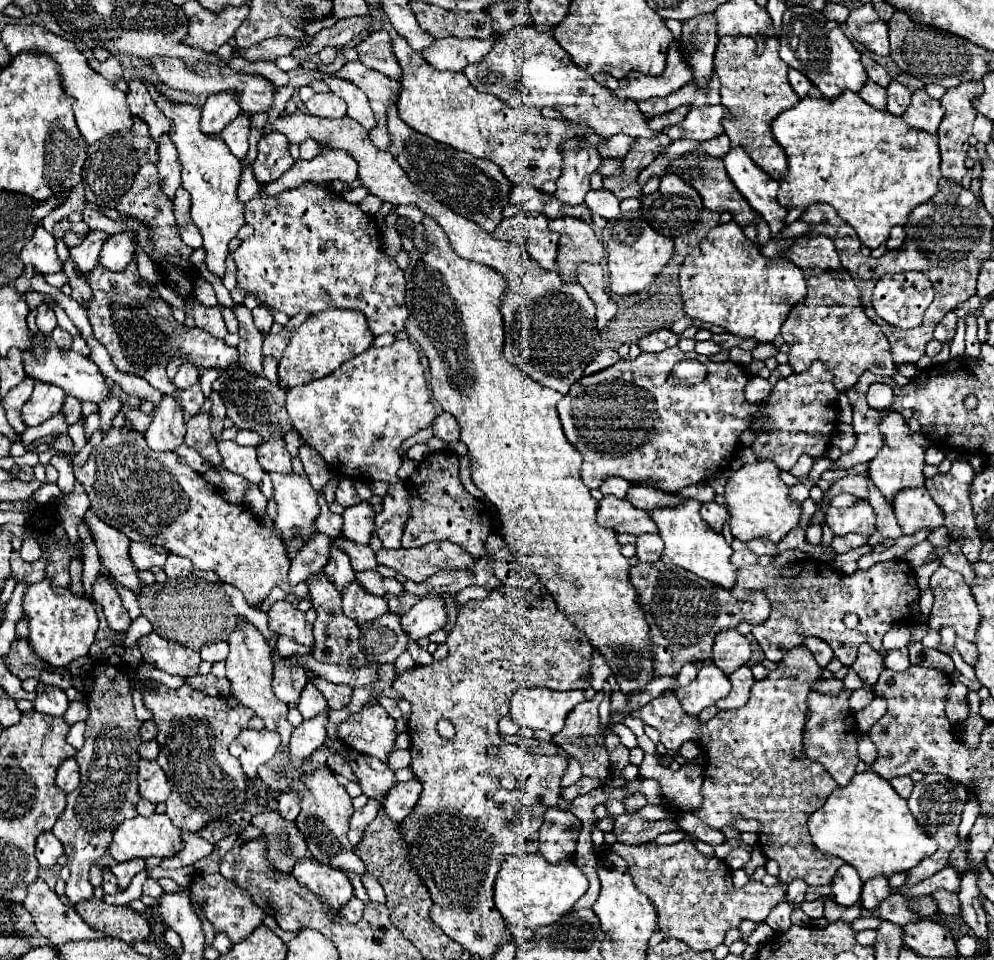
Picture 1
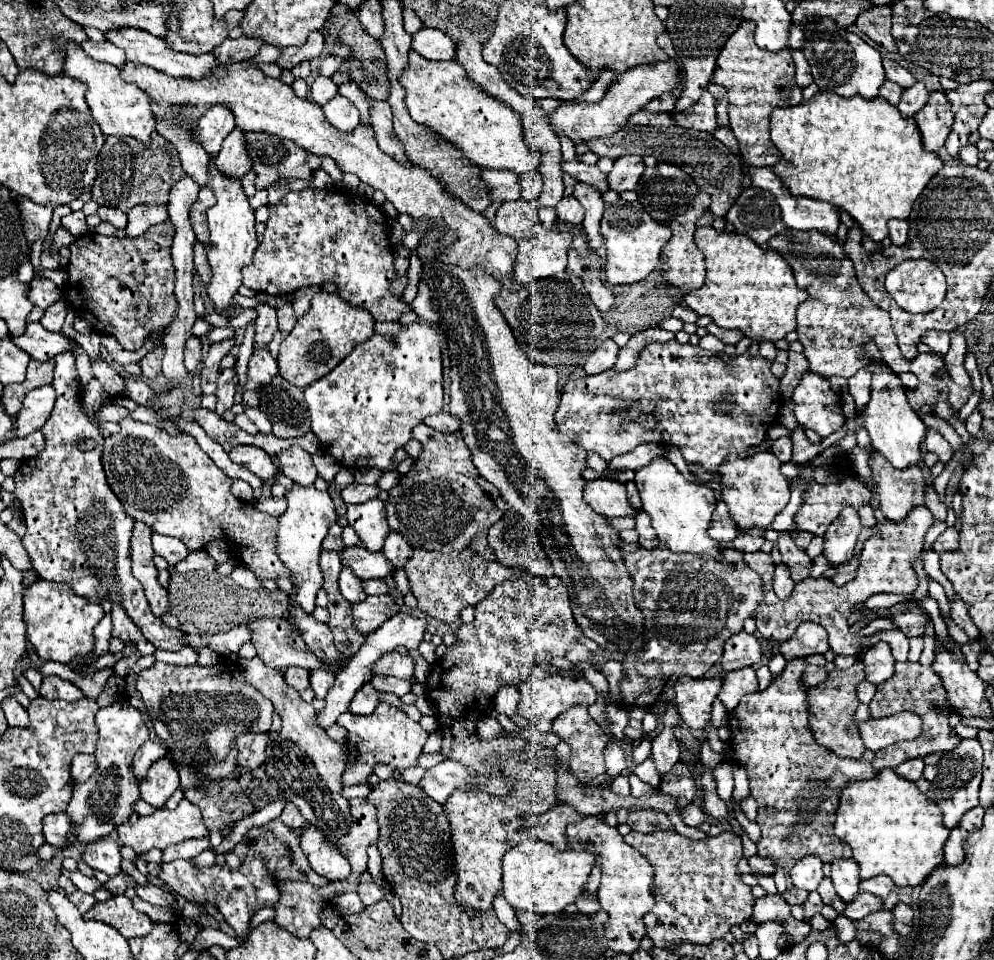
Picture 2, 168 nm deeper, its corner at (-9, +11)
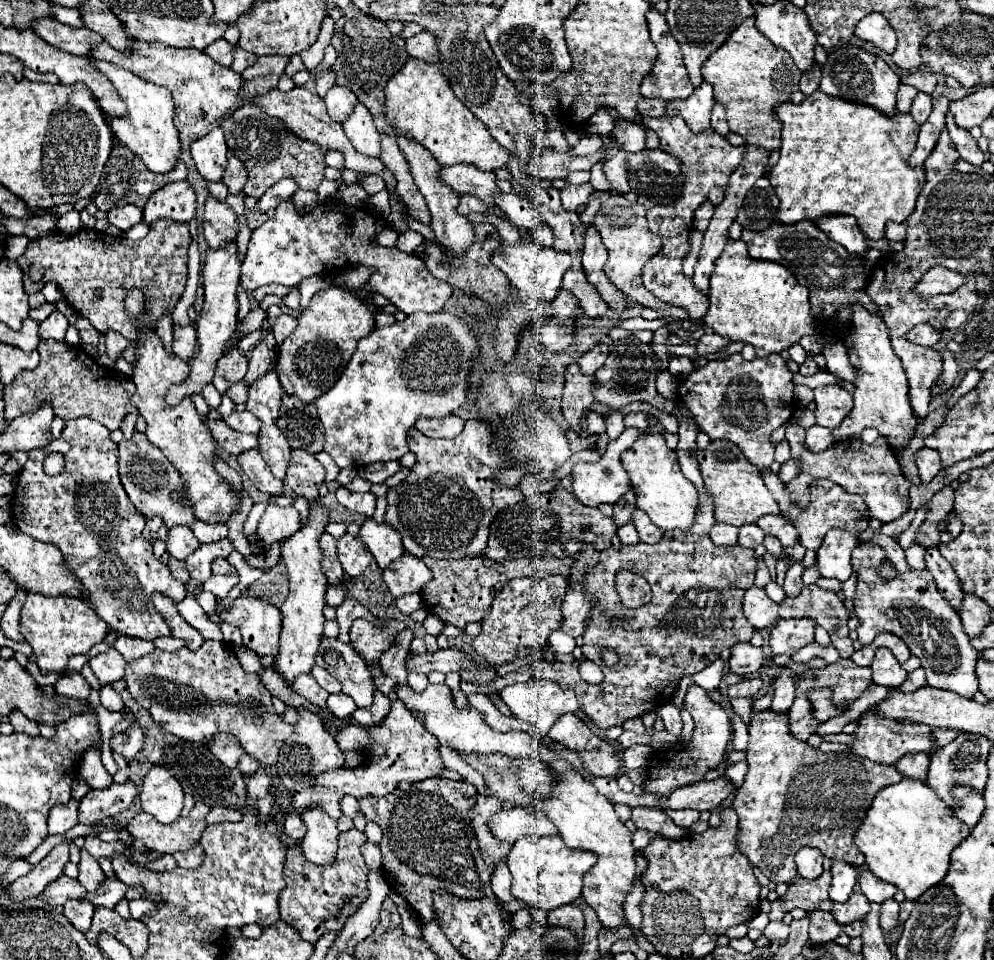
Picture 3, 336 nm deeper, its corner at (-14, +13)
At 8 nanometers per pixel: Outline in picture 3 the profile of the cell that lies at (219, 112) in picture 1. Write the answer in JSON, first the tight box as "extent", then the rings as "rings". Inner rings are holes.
{"extent":[190,127,228,181],"rings":[[[214,127],[208,135],[196,139],[196,141],[190,145],[190,151],[192,151],[192,159],[194,159],[194,163],[196,163],[198,173],[200,173],[206,181],[222,179],[224,165],[226,165],[228,145],[226,145],[224,131],[222,131],[220,127]]]}

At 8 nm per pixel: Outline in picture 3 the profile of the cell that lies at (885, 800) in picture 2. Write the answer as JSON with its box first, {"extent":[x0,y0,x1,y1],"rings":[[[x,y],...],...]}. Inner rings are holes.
{"extent":[854,777,970,899],"rings":[[[902,777],[900,783],[876,793],[854,833],[854,843],[864,853],[870,873],[902,889],[906,899],[918,899],[926,889],[944,879],[952,849],[968,835],[970,829],[952,815],[952,809],[930,785]]]}

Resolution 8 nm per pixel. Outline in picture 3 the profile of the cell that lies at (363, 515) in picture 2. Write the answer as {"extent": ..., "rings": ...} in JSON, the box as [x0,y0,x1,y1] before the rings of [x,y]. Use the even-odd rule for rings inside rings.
{"extent":[360,517,404,569],"rings":[[[366,517],[360,527],[360,539],[374,555],[380,569],[404,553],[400,533],[390,523],[376,523],[374,517]]]}

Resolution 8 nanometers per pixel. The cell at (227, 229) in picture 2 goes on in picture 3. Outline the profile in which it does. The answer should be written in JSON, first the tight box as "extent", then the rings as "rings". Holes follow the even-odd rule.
{"extent":[166,241,242,405],"rings":[[[230,241],[228,245],[220,249],[208,249],[206,251],[206,261],[202,265],[202,281],[204,281],[204,307],[200,311],[200,317],[196,321],[196,331],[198,331],[198,355],[192,361],[190,367],[190,377],[184,385],[174,387],[168,391],[166,401],[168,405],[176,405],[182,401],[184,395],[194,395],[204,389],[206,383],[212,381],[216,361],[220,359],[220,353],[230,341],[234,329],[236,329],[236,313],[238,313],[238,285],[240,285],[240,269],[242,261],[238,255],[238,245],[236,241]]]}

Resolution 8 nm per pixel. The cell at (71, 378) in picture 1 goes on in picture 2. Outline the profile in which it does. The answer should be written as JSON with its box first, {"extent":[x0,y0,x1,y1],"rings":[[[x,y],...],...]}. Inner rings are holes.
{"extent":[11,323,75,361],"rings":[[[27,323],[25,333],[11,337],[11,341],[37,361],[47,361],[63,351],[73,351],[75,345],[65,333],[51,333],[41,327],[41,323]]]}

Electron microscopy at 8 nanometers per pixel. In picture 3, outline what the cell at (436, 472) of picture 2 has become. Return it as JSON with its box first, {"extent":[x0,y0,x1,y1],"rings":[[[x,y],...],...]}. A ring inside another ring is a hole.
{"extent":[386,419,522,557],"rings":[[[476,419],[466,421],[464,431],[454,439],[432,439],[412,427],[408,431],[408,445],[418,461],[410,477],[386,493],[386,521],[400,531],[404,549],[416,557],[484,557],[488,529],[496,513],[522,501],[518,486],[500,489],[494,480],[496,470],[510,468],[508,457],[500,451],[490,451],[490,431]]]}

